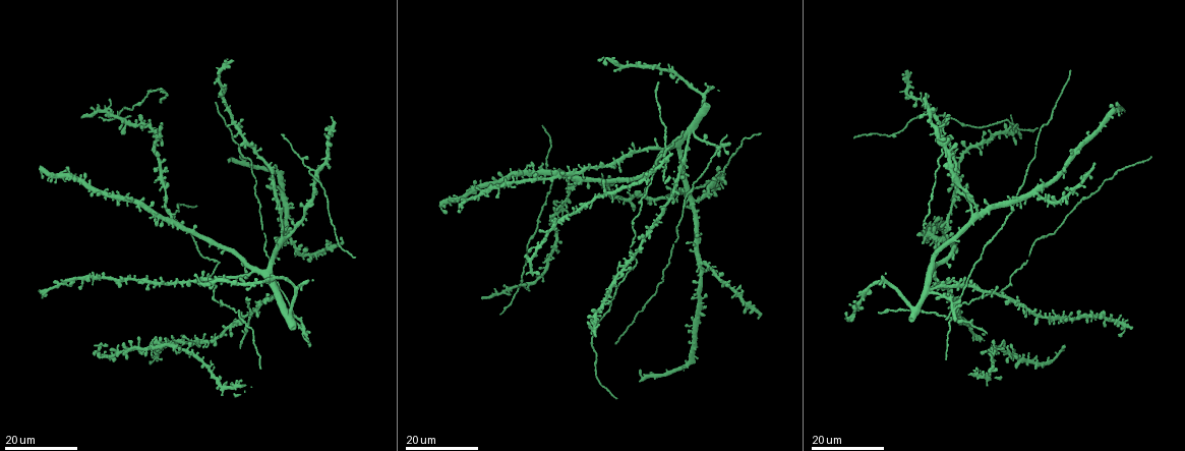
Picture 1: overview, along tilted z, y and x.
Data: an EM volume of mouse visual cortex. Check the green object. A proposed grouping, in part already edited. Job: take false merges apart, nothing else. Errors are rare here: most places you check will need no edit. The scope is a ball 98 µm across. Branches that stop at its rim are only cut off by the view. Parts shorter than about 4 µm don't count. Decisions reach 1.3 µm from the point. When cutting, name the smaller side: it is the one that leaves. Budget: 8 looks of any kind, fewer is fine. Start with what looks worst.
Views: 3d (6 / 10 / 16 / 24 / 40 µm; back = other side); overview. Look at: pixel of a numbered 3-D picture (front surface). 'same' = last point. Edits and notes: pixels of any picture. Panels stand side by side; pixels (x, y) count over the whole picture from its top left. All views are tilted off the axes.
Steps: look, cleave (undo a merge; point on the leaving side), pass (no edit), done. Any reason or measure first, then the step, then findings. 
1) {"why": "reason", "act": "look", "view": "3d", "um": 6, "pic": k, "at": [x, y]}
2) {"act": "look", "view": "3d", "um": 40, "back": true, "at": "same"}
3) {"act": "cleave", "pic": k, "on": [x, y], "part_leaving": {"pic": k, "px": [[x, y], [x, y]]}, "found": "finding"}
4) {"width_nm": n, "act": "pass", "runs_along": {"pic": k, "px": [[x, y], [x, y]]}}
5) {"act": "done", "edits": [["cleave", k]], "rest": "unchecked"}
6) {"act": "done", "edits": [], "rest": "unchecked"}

{"why": "four-way junction", "act": "look", "view": "3d", "um": 24, "pic": 1, "at": [246, 327]}

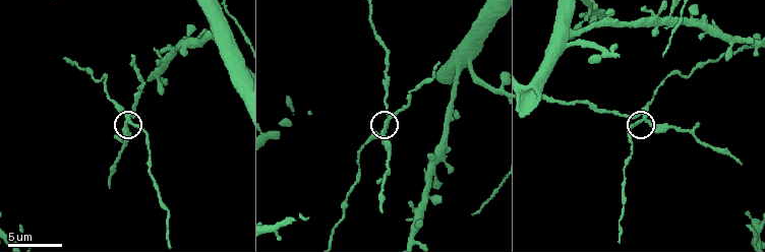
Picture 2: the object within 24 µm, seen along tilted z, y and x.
{"act": "look", "view": "3d", "um": 10, "pic": 2, "at": [129, 123]}

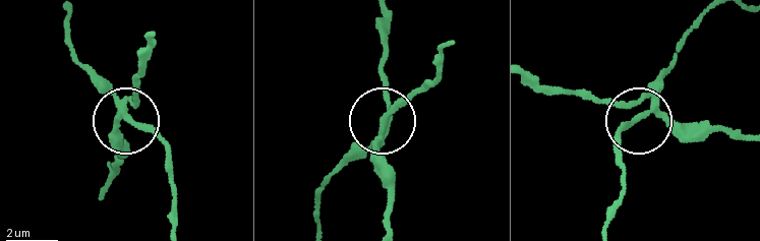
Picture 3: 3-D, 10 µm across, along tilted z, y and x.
{"width_nm": 220, "act": "cleave", "pic": 3, "on": [111, 139], "part_leaving": {"pic": 3, "px": [[126, 107], [136, 96], [149, 36]]}, "found": "two cells meet here"}

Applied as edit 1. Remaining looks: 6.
{"act": "look", "view": "overview"}

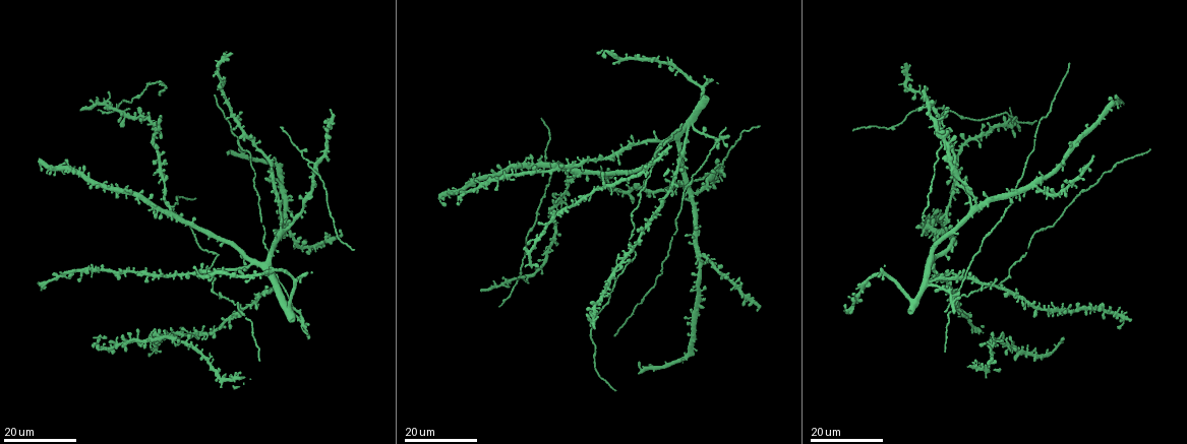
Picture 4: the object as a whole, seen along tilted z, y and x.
{"why": "three arms meet", "act": "look", "view": "3d", "um": 24, "pic": 4, "at": [301, 321]}

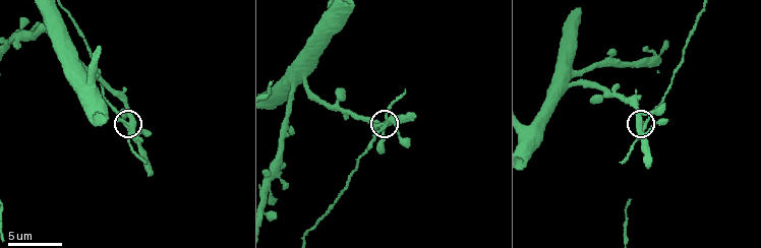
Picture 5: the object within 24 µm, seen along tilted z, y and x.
{"why": "zoom in", "act": "look", "view": "3d", "um": 10, "pic": 5, "at": [383, 127]}

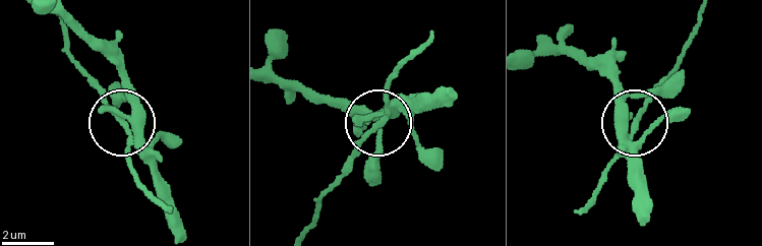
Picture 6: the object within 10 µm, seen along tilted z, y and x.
{"arms": 3, "act": "pass", "found": "continuous, no second cell"}

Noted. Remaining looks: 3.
{"why": "side arm on a straight run", "act": "look", "view": "3d", "um": 24, "pic": 4, "at": [704, 176]}

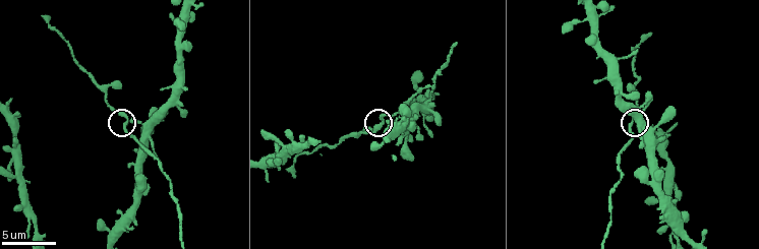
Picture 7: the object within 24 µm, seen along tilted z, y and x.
{"act": "look", "view": "3d", "um": 10, "pic": 7, "at": [128, 116]}

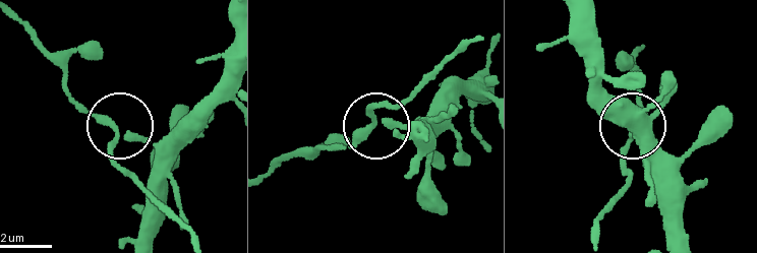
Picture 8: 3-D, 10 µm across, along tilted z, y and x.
{"act": "look", "view": "3d", "um": 10, "back": true, "pic": 8, "at": [116, 130]}

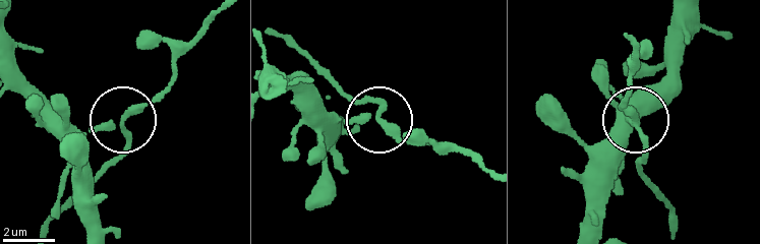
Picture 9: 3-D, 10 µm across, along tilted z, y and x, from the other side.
{"arms": 3, "act": "pass", "found": "one cell here"}

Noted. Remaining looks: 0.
{"act": "done", "edits": [["cleave", 3]], "rest": "unchecked"}

